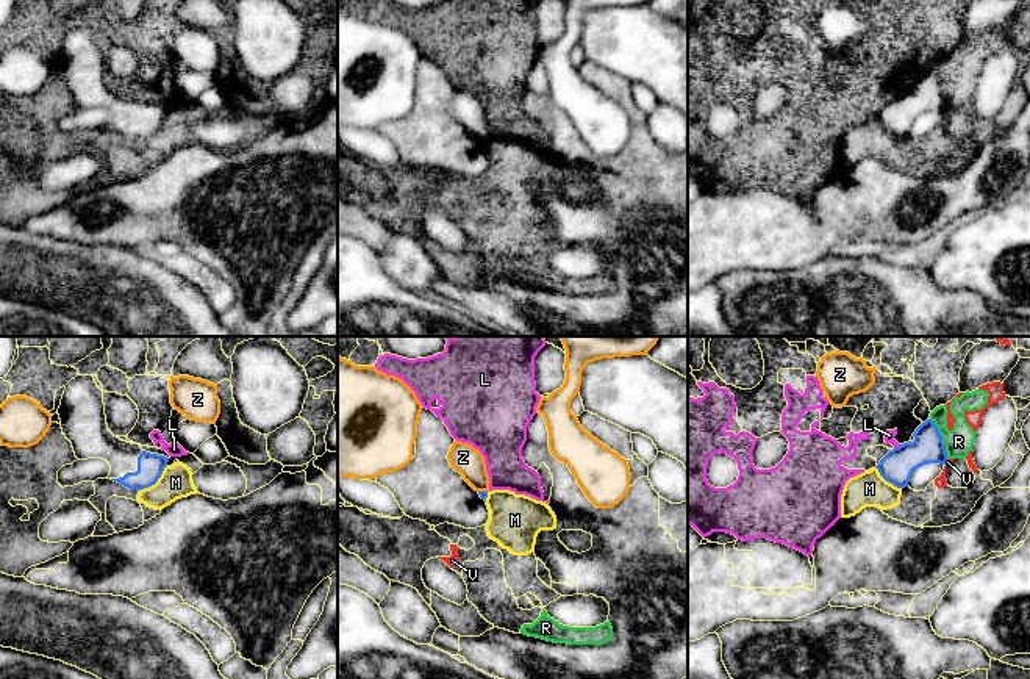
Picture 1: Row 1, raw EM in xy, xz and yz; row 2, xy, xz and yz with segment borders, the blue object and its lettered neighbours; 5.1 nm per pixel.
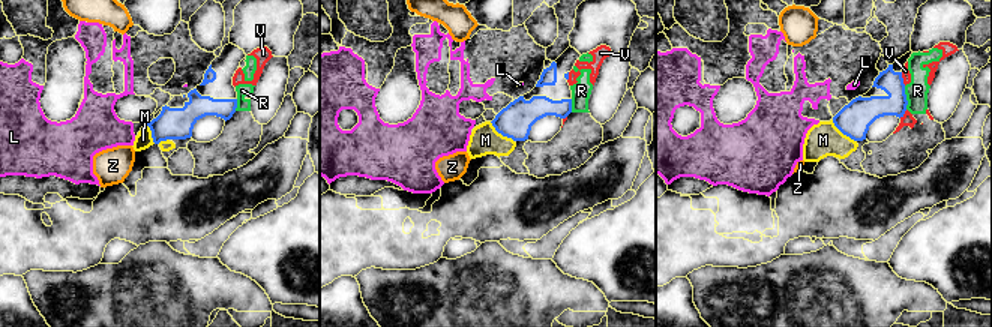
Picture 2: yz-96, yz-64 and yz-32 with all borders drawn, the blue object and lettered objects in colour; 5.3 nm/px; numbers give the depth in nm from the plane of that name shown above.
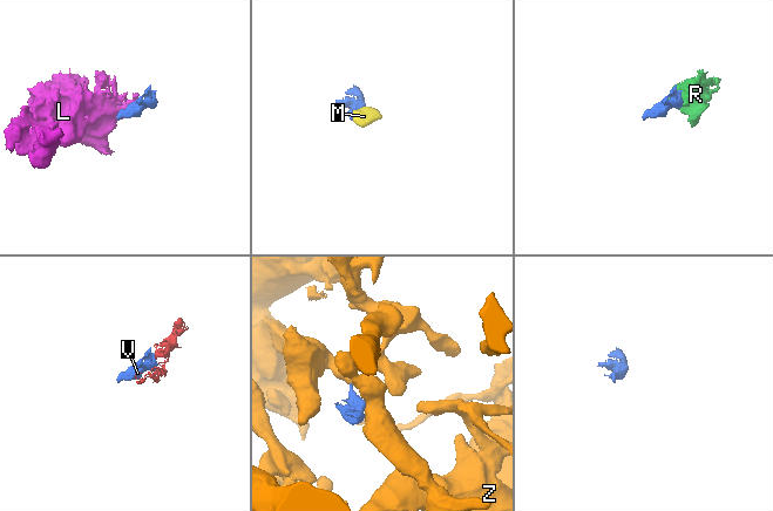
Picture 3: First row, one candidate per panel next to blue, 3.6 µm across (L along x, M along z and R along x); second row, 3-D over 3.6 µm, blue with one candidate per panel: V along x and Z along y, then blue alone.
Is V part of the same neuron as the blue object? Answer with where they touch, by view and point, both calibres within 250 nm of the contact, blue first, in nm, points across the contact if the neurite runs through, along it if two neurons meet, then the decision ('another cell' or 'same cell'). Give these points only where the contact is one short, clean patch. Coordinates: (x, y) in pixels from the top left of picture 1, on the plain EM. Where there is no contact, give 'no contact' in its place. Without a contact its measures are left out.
meets blue in yz at (946, 110); 170 nm thick on the blue side, 30 nm on the other; border along yz (947, 108), (944, 113); another cell

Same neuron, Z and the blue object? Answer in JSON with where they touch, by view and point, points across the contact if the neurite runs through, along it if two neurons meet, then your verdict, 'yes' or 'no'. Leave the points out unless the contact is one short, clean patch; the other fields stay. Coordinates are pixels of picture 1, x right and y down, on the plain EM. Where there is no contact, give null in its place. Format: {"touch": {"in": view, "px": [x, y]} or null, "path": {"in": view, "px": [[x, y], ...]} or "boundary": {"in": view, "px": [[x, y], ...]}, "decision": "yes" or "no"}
{"touch": {"in": "xz", "px": [483, 141]}, "boundary": {"in": "xz", "px": [[479, 140], [486, 141]]}, "decision": "no"}

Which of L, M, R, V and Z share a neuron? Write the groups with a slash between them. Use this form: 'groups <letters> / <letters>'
groups L / M R V / Z

